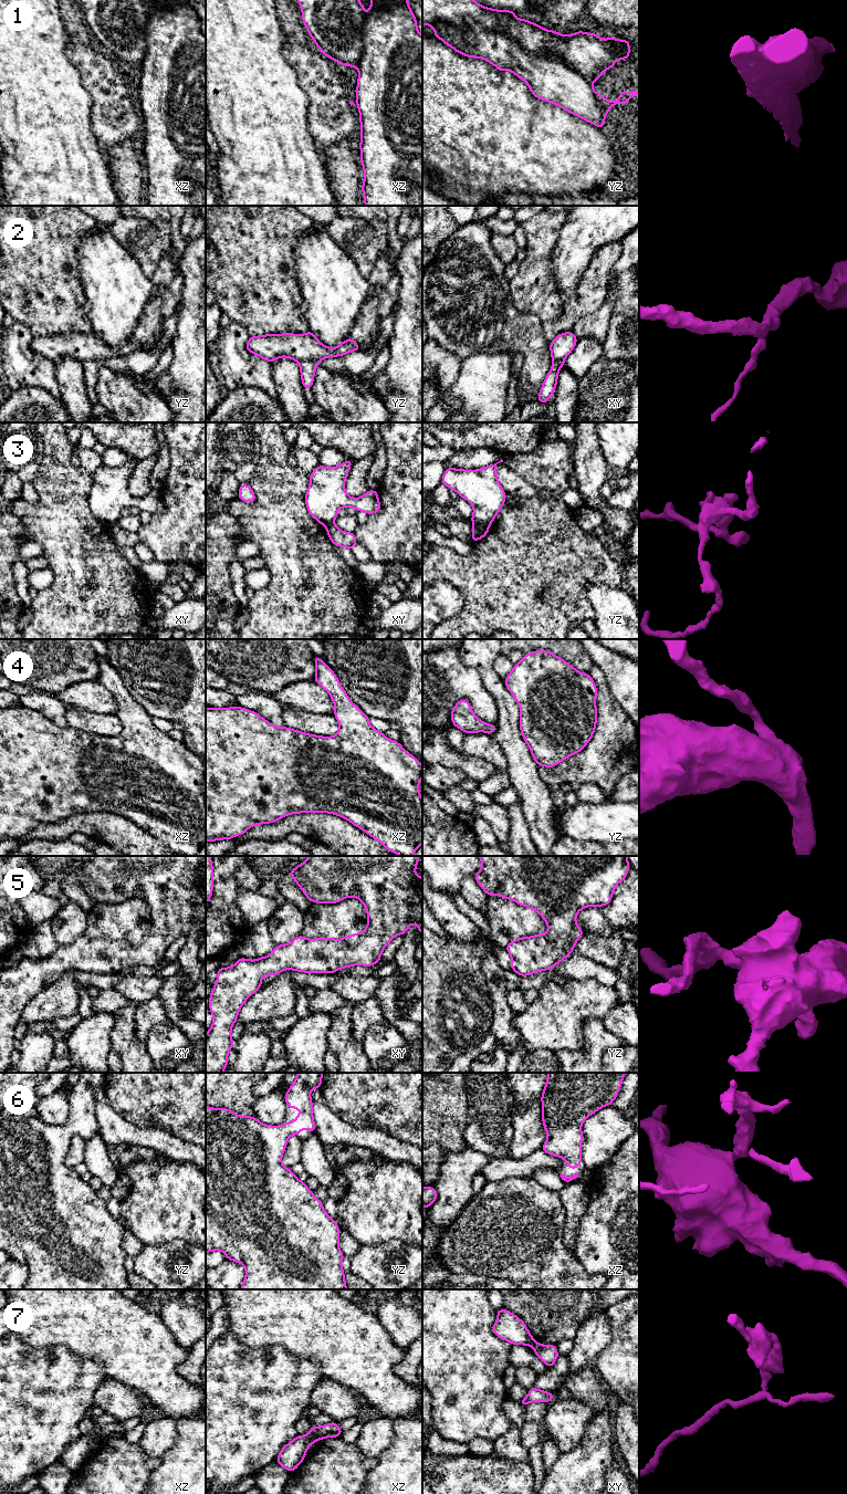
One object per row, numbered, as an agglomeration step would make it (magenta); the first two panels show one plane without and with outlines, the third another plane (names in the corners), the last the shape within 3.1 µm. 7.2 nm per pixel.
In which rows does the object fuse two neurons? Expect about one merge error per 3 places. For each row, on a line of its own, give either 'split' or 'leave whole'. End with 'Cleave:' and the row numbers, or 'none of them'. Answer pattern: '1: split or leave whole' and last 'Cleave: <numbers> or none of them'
1: leave whole
2: split
3: split
4: leave whole
5: leave whole
6: leave whole
7: split
Cleave: 2, 3, 7

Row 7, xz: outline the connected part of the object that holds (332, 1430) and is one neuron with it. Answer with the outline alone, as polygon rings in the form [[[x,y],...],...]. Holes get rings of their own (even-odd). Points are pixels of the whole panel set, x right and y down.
[[[331,1422],[328,1424],[323,1424],[318,1427],[318,1440],[326,1438],[337,1438],[343,1433],[342,1429],[336,1422]]]

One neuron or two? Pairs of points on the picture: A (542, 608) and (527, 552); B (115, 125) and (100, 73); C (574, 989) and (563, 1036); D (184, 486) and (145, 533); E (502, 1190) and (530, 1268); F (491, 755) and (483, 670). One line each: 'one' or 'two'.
A: one
B: one
C: one
D: one
E: one
F: two

